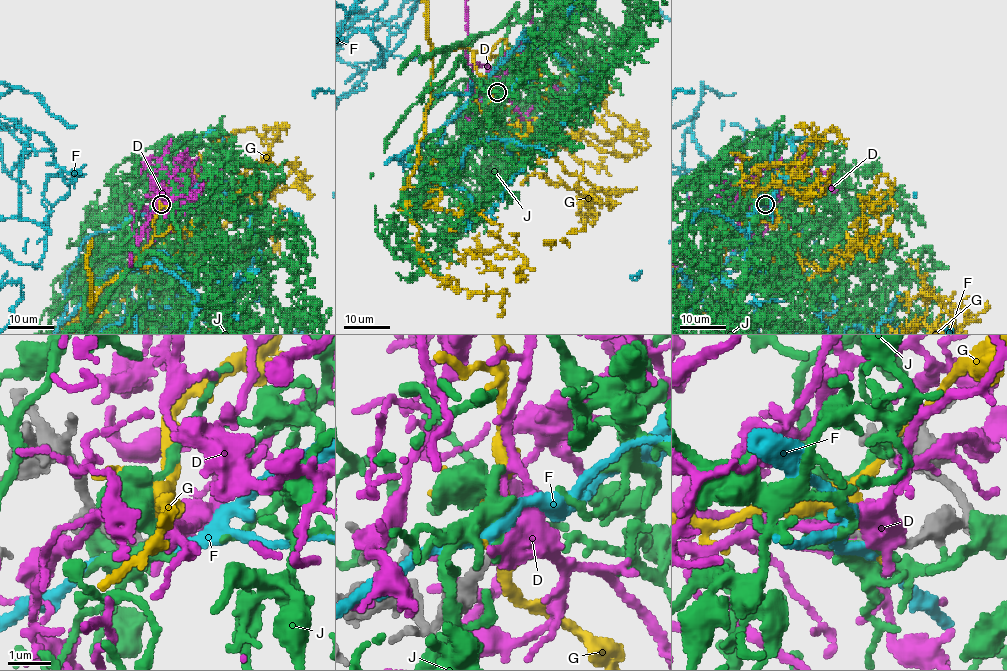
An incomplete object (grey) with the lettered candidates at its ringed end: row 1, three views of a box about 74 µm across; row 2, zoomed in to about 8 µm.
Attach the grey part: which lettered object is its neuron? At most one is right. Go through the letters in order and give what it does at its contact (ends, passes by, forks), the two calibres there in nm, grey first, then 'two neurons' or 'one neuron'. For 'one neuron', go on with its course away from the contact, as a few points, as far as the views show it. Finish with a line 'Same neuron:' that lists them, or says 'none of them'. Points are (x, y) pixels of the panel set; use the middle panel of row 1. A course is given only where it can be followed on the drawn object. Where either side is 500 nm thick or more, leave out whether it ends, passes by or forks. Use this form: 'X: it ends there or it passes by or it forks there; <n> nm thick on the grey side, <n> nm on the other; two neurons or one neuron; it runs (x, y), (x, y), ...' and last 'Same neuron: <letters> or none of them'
D: 240 nm thick on the grey side, 650 nm on the other; one neuron
F: it passes by; 240 nm thick on the grey side, 280 nm on the other; two neurons
G: it ends there; 240 nm thick on the grey side, 280 nm on the other; two neurons
J: it passes by; 200 nm thick on the grey side, 400 nm on the other; two neurons
Same neuron: D

